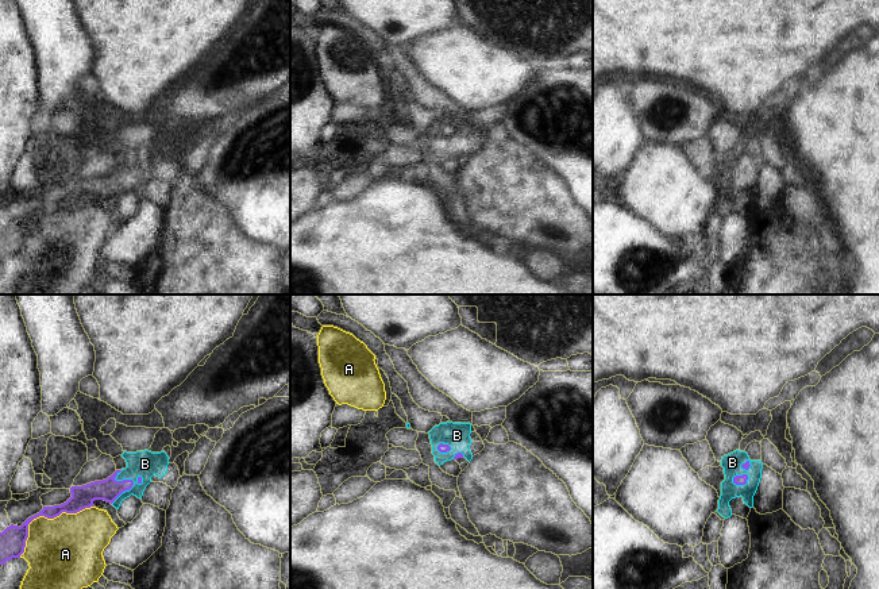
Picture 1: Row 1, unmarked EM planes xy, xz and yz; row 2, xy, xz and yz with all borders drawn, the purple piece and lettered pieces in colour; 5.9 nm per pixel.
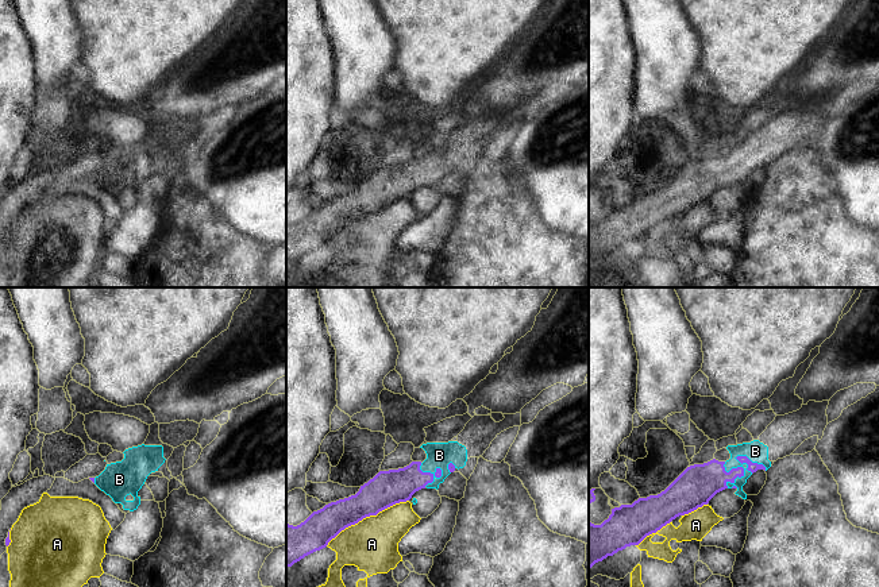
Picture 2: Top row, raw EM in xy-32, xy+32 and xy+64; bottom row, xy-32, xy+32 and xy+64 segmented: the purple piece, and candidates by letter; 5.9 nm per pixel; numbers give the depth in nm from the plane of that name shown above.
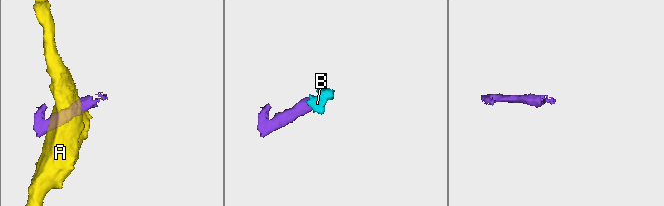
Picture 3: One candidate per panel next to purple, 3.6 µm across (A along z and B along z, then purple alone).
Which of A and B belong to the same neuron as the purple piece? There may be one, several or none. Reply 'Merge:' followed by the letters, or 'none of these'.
Merge: B

